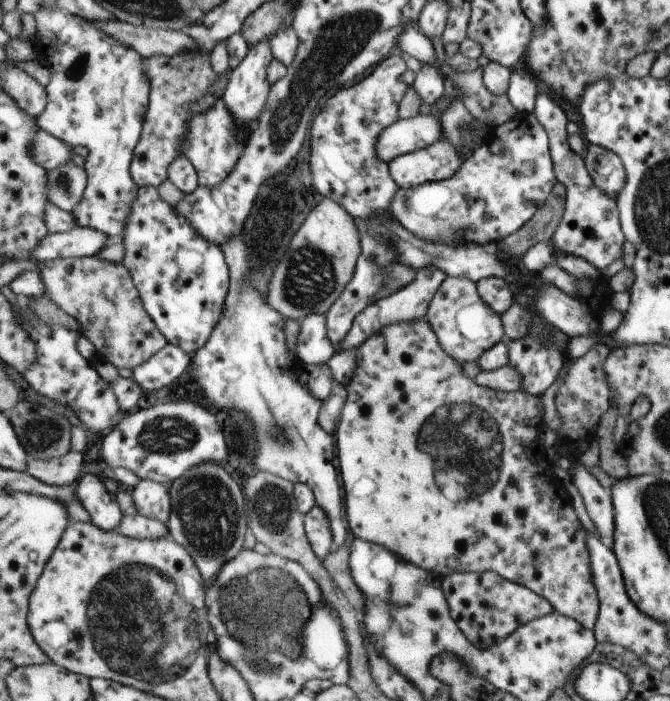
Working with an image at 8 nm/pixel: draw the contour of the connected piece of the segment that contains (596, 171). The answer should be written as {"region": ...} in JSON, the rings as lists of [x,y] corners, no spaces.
{"region":[[[587,143],[583,159],[590,178],[600,192],[616,200],[627,186],[627,170],[622,158],[611,149]]]}

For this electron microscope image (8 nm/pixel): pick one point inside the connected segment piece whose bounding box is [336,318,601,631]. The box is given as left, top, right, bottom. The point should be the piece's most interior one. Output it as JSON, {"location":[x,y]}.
{"location":[415,431]}

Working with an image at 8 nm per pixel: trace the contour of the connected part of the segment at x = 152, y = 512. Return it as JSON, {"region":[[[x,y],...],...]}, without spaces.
{"region":[[[142,480],[132,489],[137,511],[148,518],[168,523],[173,513],[173,496],[170,488],[154,480]]]}

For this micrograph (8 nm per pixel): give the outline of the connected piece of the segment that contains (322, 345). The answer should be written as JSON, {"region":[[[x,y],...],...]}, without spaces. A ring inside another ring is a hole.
{"region":[[[311,314],[300,320],[296,353],[304,365],[327,363],[335,352],[328,340],[325,315]]]}

